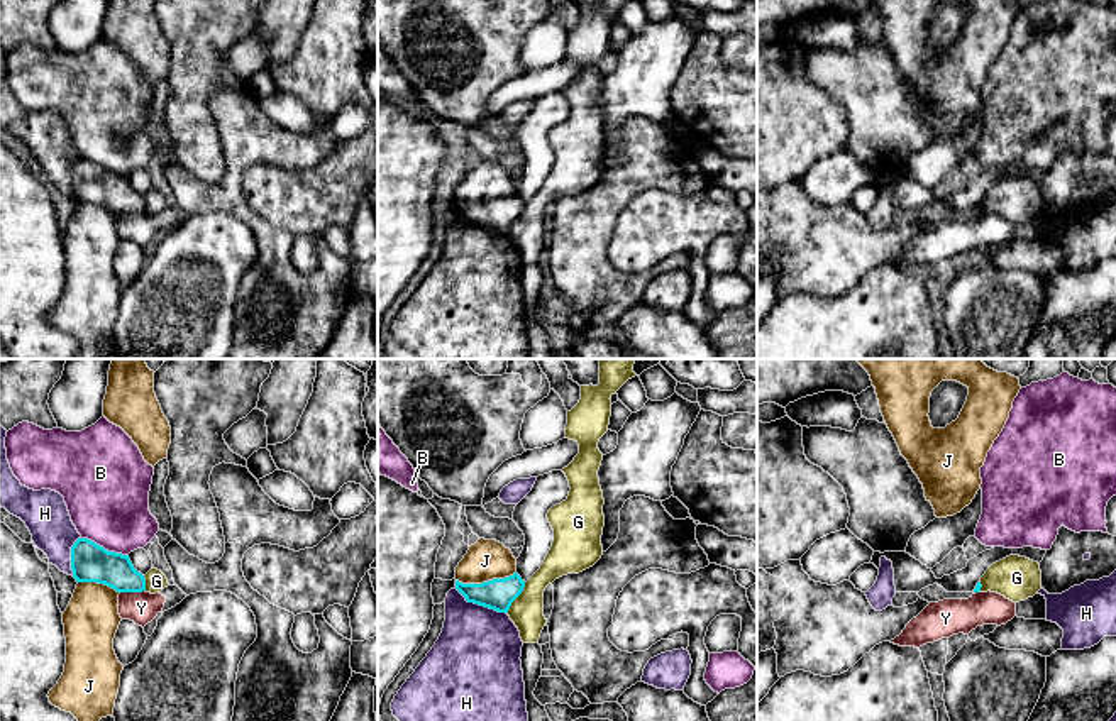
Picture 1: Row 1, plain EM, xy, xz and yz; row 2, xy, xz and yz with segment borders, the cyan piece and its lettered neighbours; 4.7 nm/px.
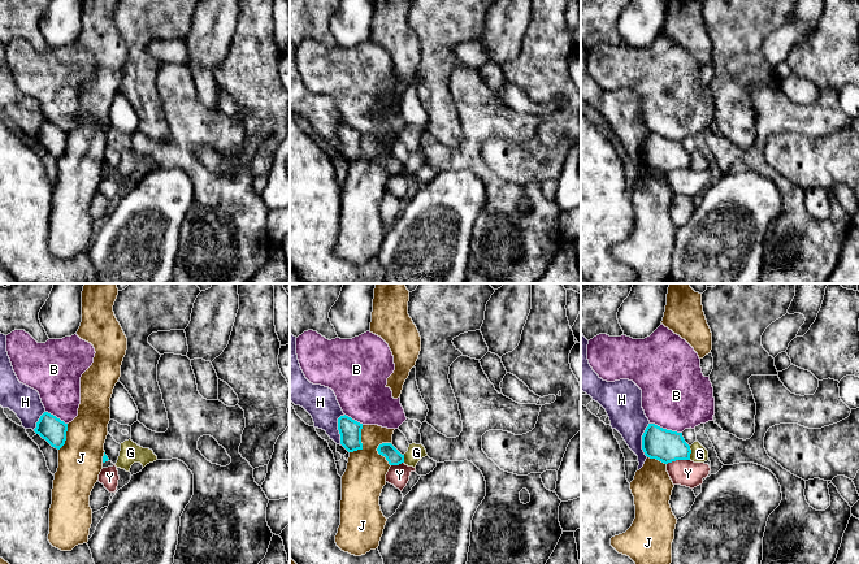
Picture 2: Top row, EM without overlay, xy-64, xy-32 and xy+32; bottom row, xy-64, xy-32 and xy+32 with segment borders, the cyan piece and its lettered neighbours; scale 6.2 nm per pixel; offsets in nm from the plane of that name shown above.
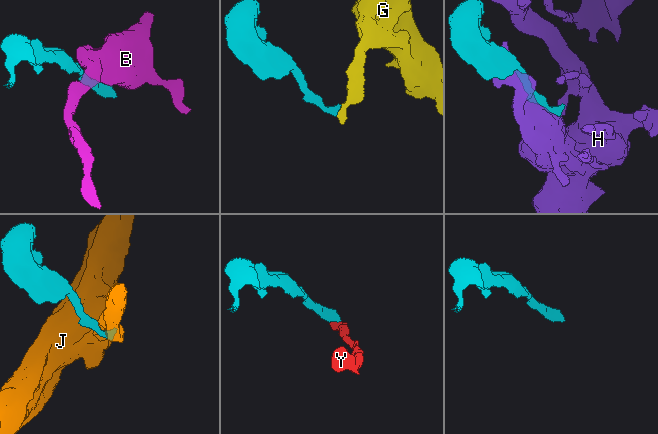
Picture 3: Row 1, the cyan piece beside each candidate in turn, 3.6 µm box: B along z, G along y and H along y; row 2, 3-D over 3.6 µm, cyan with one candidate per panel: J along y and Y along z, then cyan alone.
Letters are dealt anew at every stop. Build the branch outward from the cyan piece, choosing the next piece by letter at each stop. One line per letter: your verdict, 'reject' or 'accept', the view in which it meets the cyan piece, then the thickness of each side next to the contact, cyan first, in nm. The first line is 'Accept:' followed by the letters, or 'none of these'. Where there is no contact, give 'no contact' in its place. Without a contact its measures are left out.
Accept: none of these
B: reject; contact in xy; calibres 190 and 400 nm
G: reject; contact in xz; calibres 150 and 160 nm
H: reject; contact in xz; calibres 150 and 400 nm
J: reject; contact in xz; calibres 150 and 190 nm
Y: reject; contact in xy; calibres 190 and 150 nm

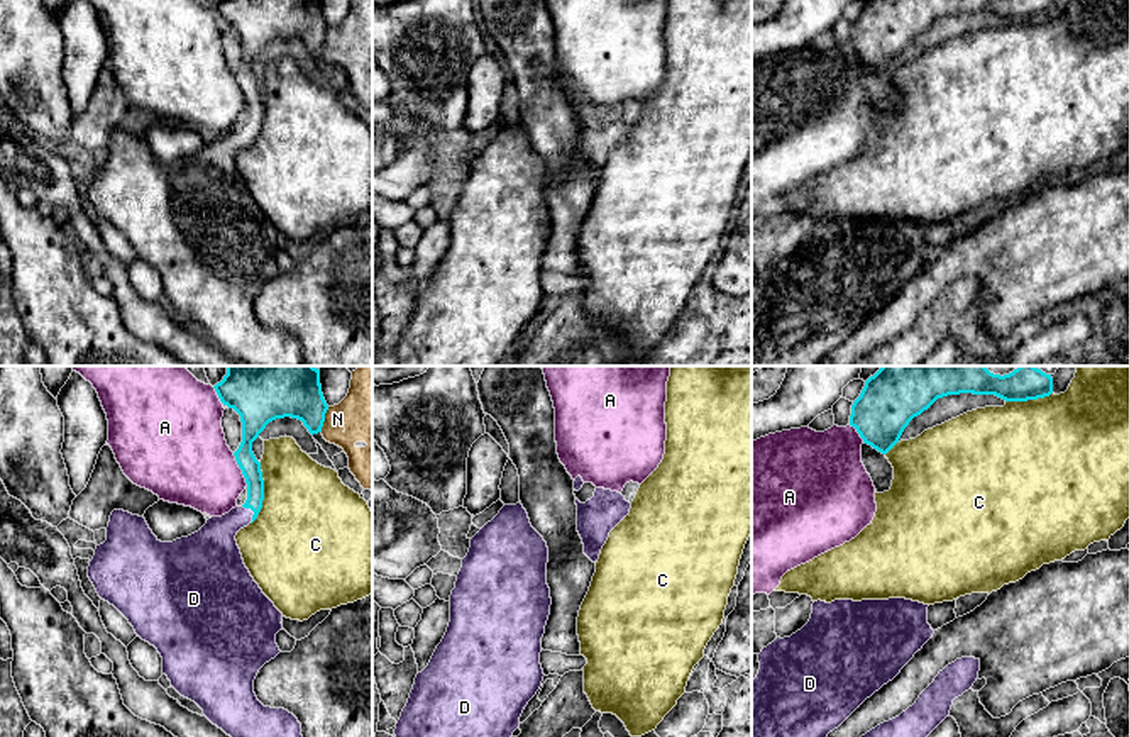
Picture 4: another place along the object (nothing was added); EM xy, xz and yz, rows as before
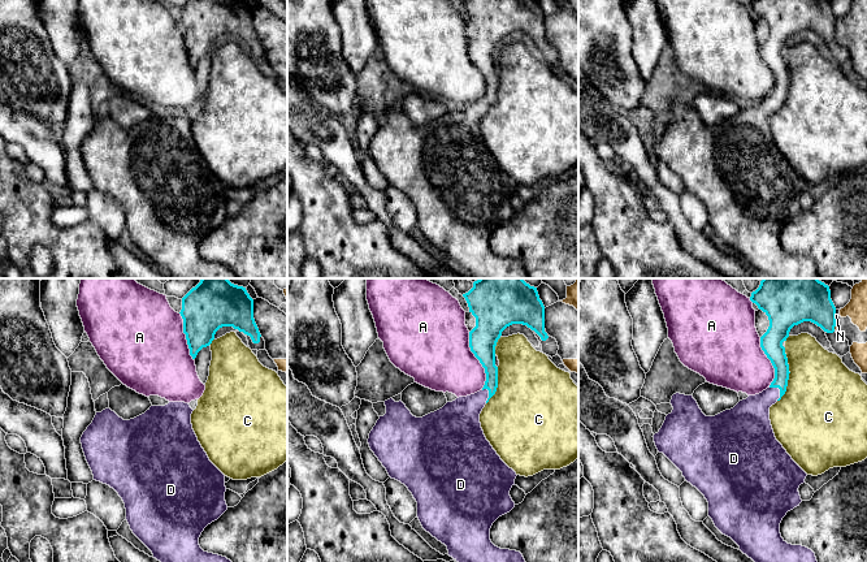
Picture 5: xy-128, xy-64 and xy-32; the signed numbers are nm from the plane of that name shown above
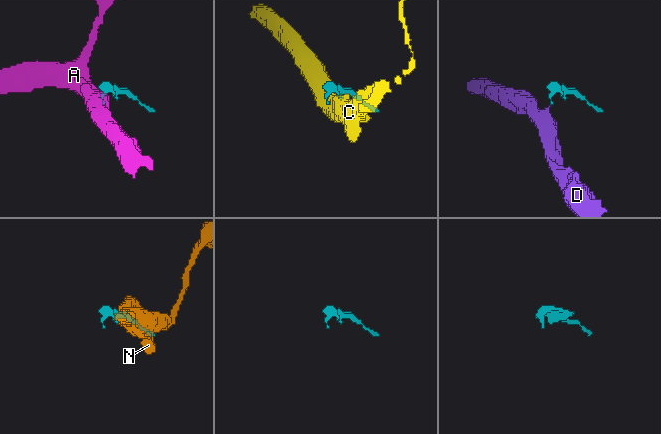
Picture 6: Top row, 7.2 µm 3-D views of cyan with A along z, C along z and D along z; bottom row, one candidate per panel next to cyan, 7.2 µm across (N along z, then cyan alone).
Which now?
Accept: D
A: reject; contact in xy; calibres 140 and 400 nm
C: reject; contact in xy; calibres 100 and 460 nm
D: accept; contact in xy; calibres 100 and 220 nm
N: reject; contact in xy; calibres 190 and 280 nm

